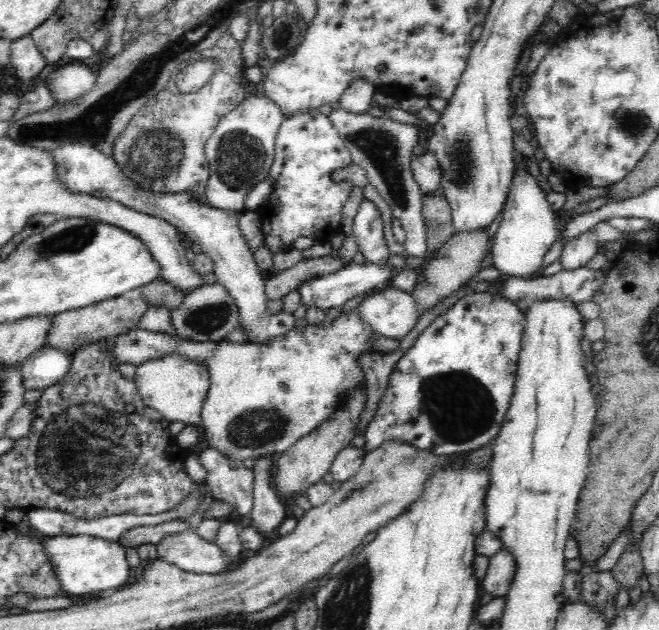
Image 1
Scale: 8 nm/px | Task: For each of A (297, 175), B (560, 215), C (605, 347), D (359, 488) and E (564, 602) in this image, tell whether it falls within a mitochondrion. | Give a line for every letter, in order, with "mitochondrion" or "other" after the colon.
A: other
B: other
C: other
D: mitochondrion
E: other

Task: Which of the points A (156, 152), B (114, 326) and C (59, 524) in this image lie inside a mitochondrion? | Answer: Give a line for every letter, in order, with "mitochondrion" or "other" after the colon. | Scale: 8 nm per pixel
A: mitochondrion
B: other
C: other

